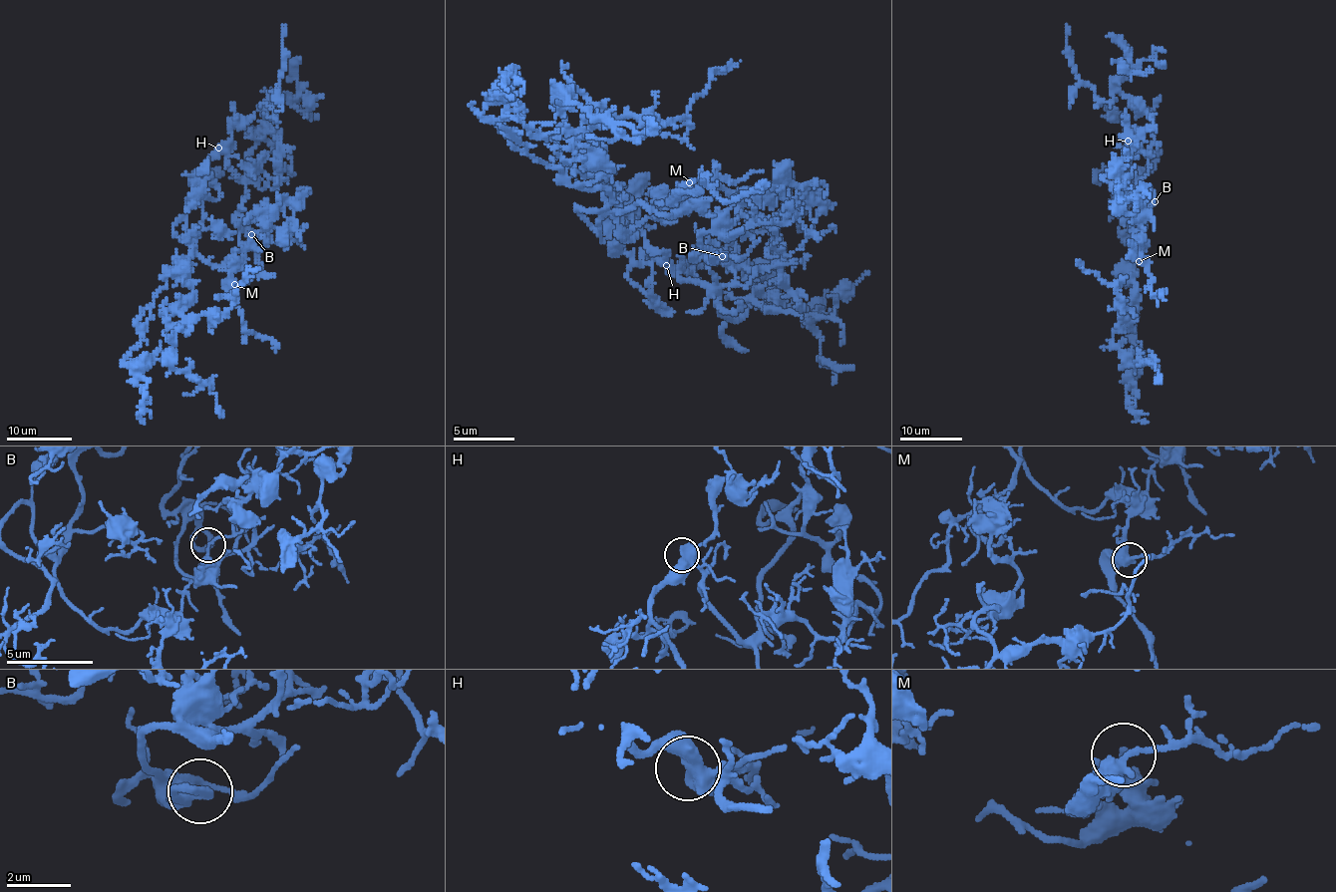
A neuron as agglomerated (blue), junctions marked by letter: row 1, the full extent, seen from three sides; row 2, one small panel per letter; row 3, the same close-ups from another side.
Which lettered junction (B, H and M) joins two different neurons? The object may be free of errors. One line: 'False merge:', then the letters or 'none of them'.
False merge: none of them

